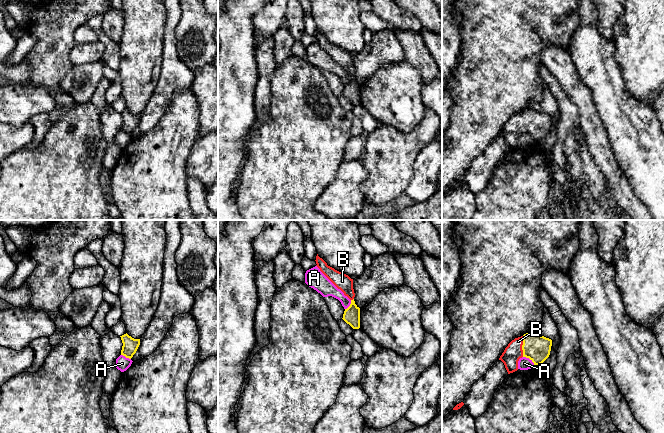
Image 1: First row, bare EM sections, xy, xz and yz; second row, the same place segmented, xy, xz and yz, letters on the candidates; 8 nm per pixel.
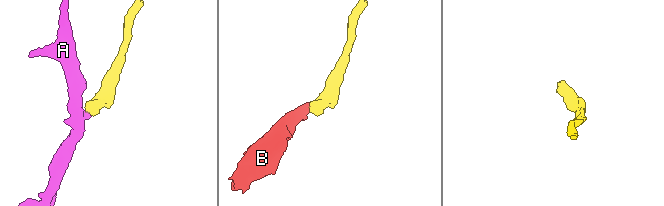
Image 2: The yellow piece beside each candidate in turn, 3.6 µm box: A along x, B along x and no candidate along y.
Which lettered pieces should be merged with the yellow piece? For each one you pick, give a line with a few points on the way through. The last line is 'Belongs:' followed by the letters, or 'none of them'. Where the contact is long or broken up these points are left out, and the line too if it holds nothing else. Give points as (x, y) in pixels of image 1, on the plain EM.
B: way yz (537, 124), (534, 122), (522, 122), (513, 128)
Belongs: B

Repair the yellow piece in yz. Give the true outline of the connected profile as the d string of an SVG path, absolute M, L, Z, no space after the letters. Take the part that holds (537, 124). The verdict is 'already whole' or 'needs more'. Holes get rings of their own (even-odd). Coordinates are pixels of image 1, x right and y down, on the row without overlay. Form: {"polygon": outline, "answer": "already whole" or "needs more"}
{"polygon": "M529 108L512 116L500 132L508 150L518 146L518 137L522 133L529 134L534 141L542 140L550 131L552 116Z", "answer": "needs more"}

